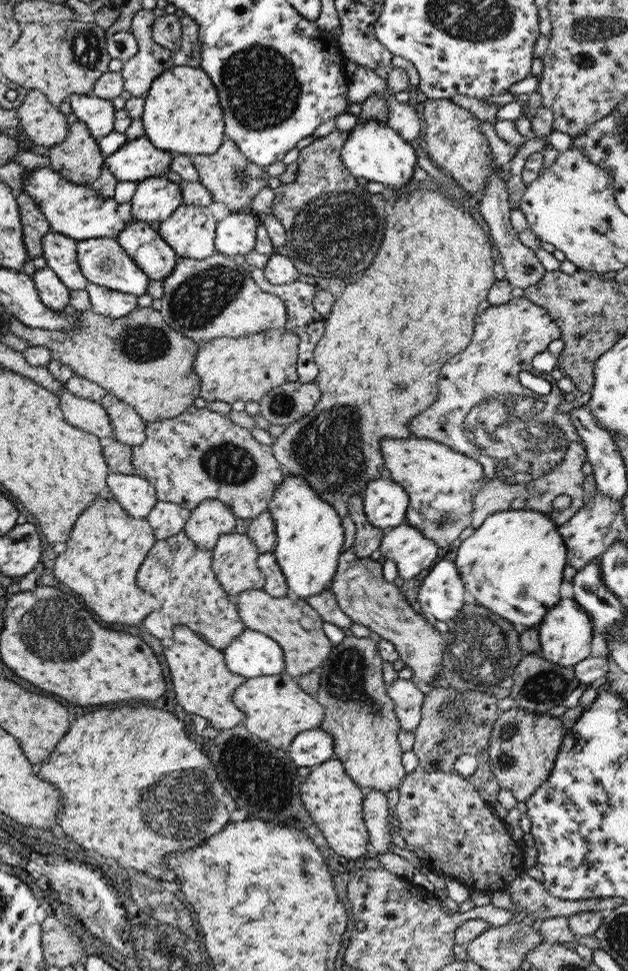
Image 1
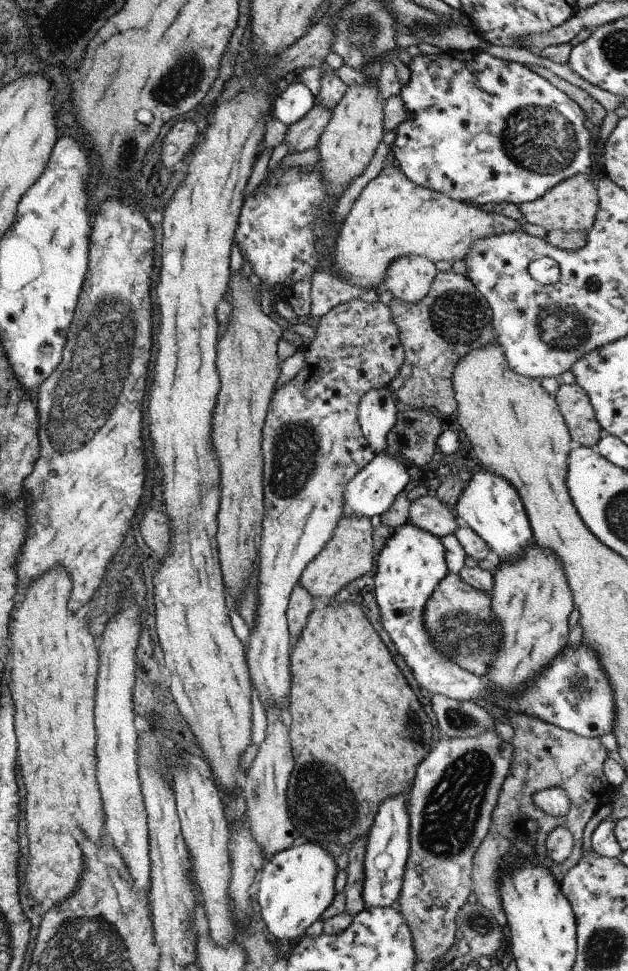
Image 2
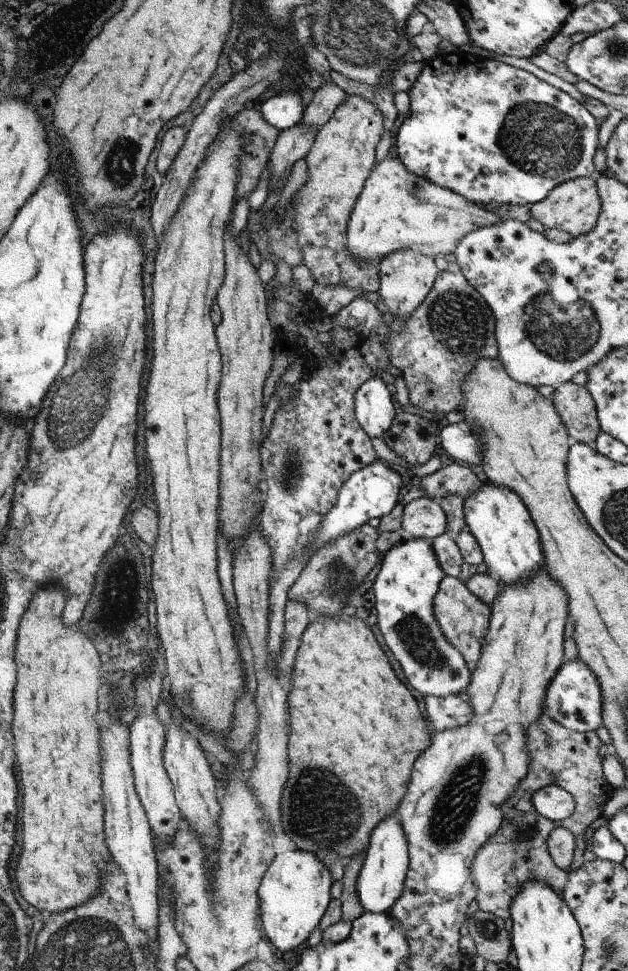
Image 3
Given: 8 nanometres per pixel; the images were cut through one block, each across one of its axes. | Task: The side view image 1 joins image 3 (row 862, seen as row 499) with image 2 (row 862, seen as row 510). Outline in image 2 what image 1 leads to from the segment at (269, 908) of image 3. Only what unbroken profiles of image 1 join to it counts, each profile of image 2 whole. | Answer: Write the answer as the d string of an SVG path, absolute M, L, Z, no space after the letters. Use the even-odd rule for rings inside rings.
M307 840L274 854L263 864L257 877L257 902L264 927L278 939L278 945L284 948L291 938L303 935L305 928L320 919L335 896L333 880L337 872L335 862L325 846Z

